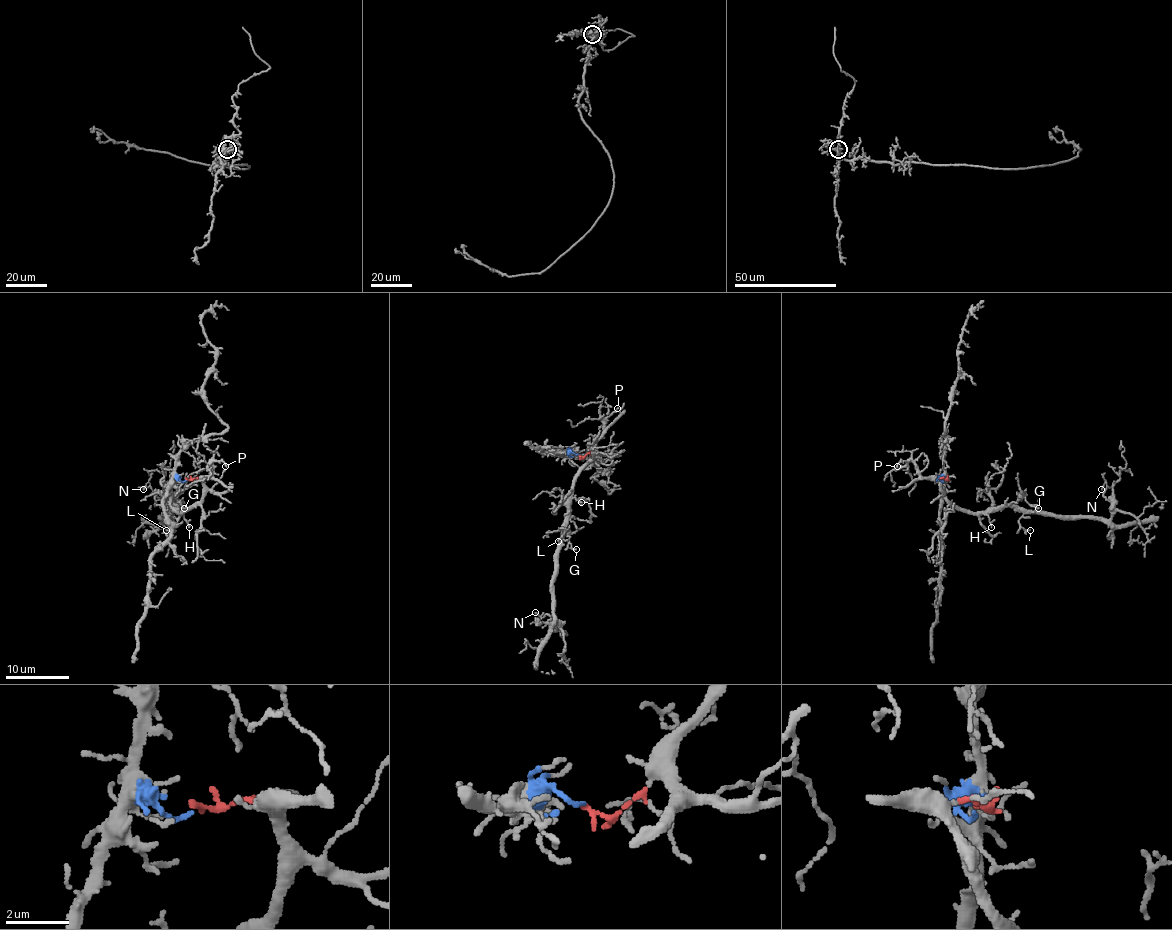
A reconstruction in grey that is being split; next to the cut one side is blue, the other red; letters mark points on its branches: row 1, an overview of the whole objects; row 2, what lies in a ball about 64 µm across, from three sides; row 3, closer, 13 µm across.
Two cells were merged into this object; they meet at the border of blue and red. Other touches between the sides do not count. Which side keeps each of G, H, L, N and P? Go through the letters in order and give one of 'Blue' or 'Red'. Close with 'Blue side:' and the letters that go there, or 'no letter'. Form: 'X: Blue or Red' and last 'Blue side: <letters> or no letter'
G: Red
H: Red
L: Red
N: Red
P: Red
Blue side: no letter

